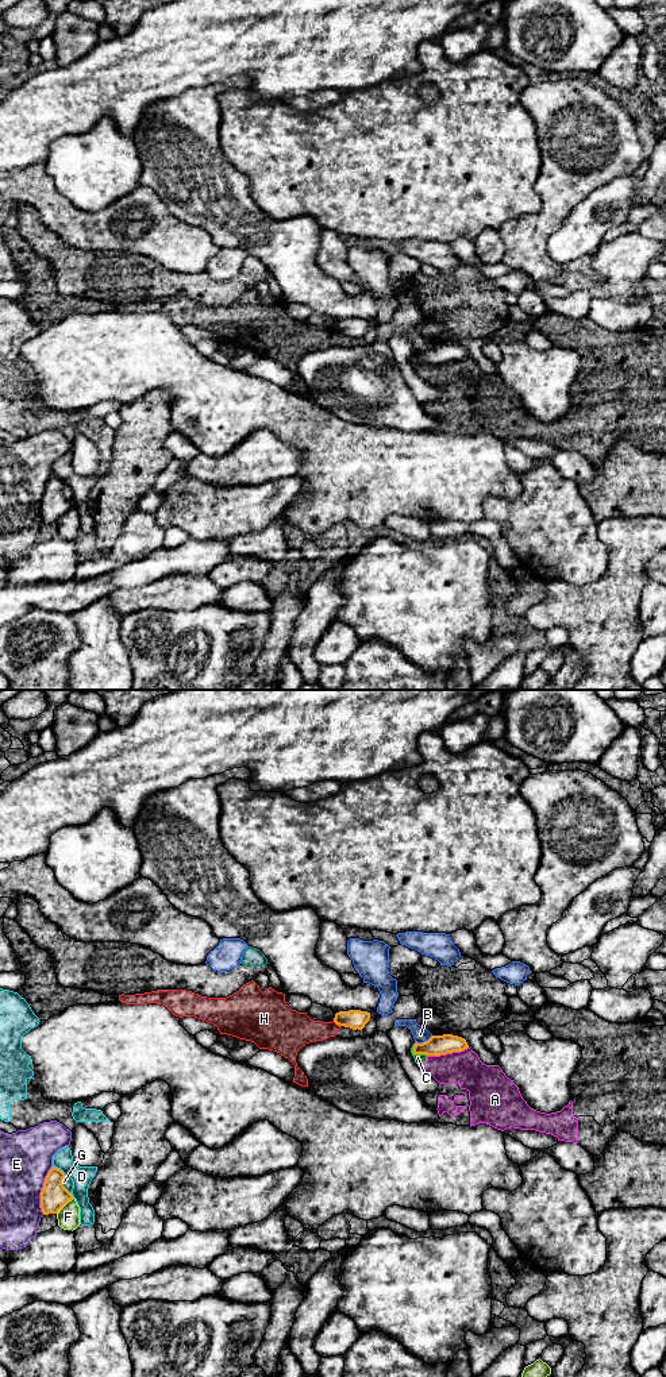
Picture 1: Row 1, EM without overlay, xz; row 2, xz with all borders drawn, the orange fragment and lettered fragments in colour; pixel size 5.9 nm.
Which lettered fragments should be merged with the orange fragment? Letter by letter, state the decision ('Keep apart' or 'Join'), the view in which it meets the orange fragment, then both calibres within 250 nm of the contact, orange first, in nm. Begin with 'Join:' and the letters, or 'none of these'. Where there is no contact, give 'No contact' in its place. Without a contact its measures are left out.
Join: none of these
A: Keep apart. Touches orange in xz. Thickness 120 nm (orange) against 200 nm
B: Keep apart. Touches orange in xz. Thickness 120 nm (orange) against 90 nm
C: Keep apart. Touches orange in xz. Thickness 120 nm (orange) against 50 nm
D: Keep apart. Touches orange in xz. Thickness 160 nm (orange) against 130 nm
E: Keep apart. Touches orange in xz. Thickness 160 nm (orange) against 320 nm
F: Keep apart. Touches orange in xz. Thickness 160 nm (orange) against 130 nm
G: Keep apart. Touches orange in xz. Thickness 160 nm (orange) against 60 nm
H: Keep apart. Touches orange in xz. Thickness 120 nm (orange) against 220 nm

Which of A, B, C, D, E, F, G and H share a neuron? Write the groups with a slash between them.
A C H / B / D / E / F / G

